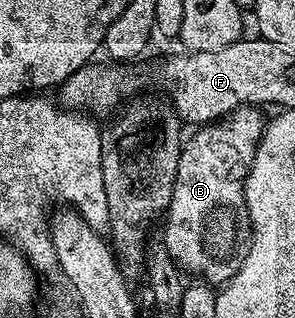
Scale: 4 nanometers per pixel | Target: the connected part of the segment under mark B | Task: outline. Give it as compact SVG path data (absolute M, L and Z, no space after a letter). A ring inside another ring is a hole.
M248 105L245 107L239 107L237 110L231 112L230 115L210 124L203 125L198 128L199 131L190 140L189 138L184 142L183 150L179 152L179 164L177 165L177 181L173 185L173 197L171 203L167 206L165 212L165 220L167 224L163 227L163 238L161 238L161 244L168 251L169 257L175 264L178 264L184 272L188 271L203 271L202 278L206 282L212 285L222 285L227 282L228 279L232 279L235 276L235 270L238 269L241 256L246 252L249 246L249 240L251 237L251 220L247 217L245 210L247 202L243 196L243 183L247 179L247 175L251 171L251 162L255 156L255 144L259 142L259 138L263 136L263 128L265 126L265 119L262 119L258 115L254 106Z

